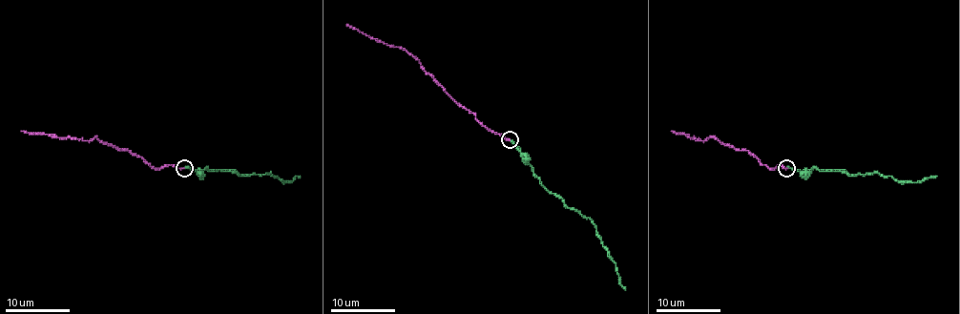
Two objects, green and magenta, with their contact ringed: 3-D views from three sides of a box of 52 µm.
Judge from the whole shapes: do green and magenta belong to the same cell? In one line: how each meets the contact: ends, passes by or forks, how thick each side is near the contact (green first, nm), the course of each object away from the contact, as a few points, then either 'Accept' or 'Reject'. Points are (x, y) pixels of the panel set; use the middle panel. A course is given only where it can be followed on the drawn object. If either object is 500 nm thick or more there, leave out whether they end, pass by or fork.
At the ring green ends. At the ring magenta ends. Thickness 200 nm (green) against 180 nm. Course of green: (509, 140), (550, 192), (592, 220), (615, 264), (620, 285), (625, 290). Course of magenta: (509, 140), (491, 132), (454, 100), (417, 59), (401, 48), (377, 42), (346, 24). Accept

